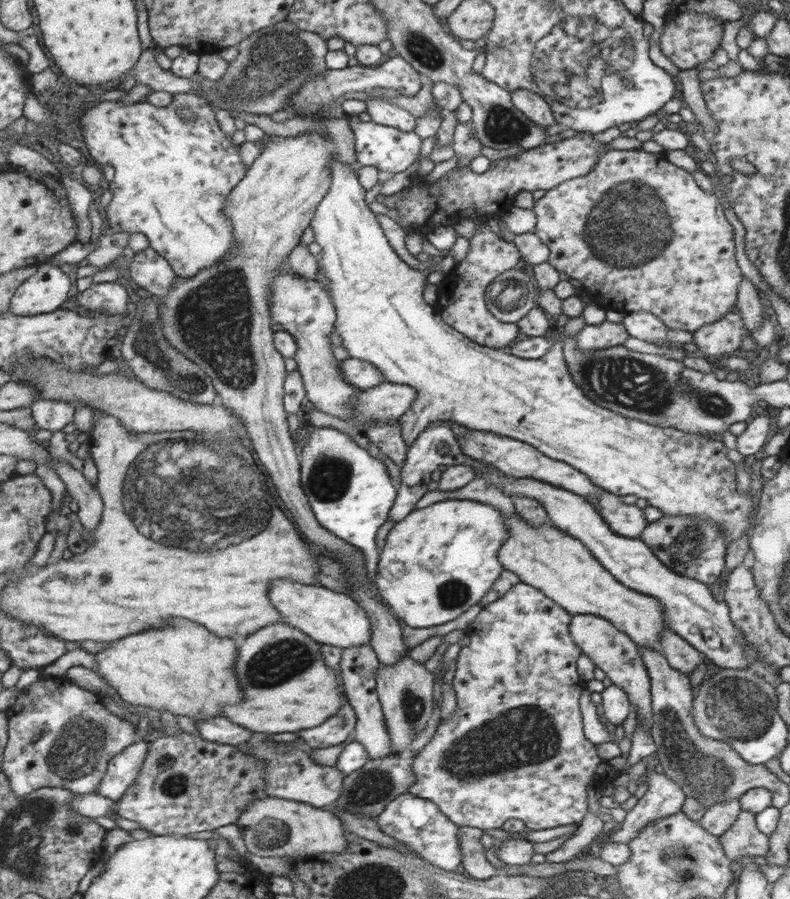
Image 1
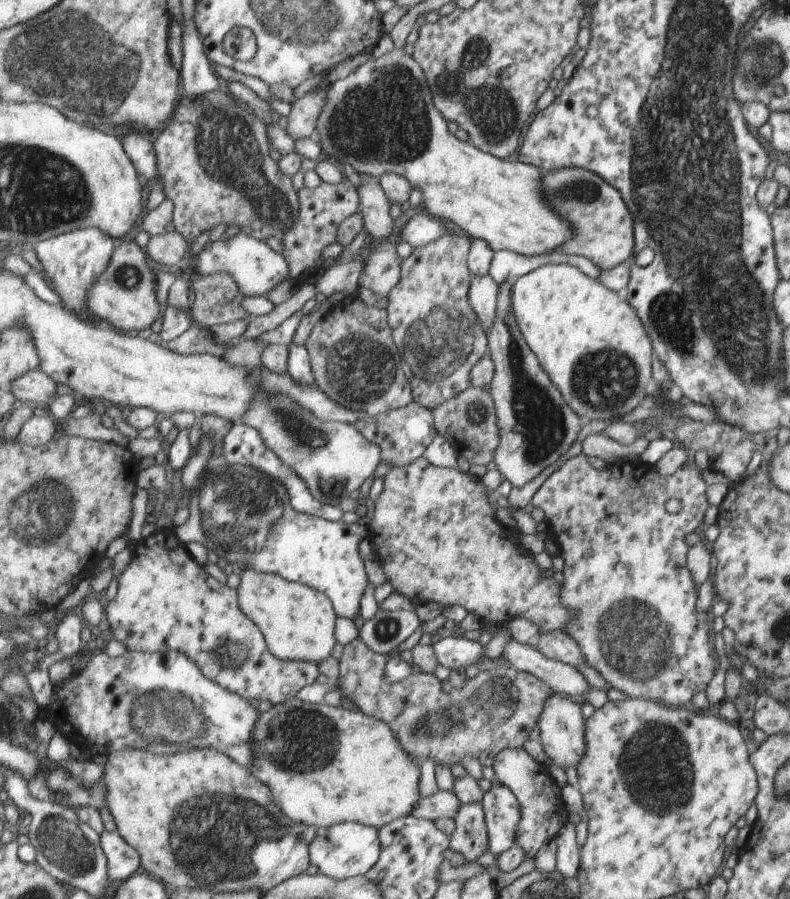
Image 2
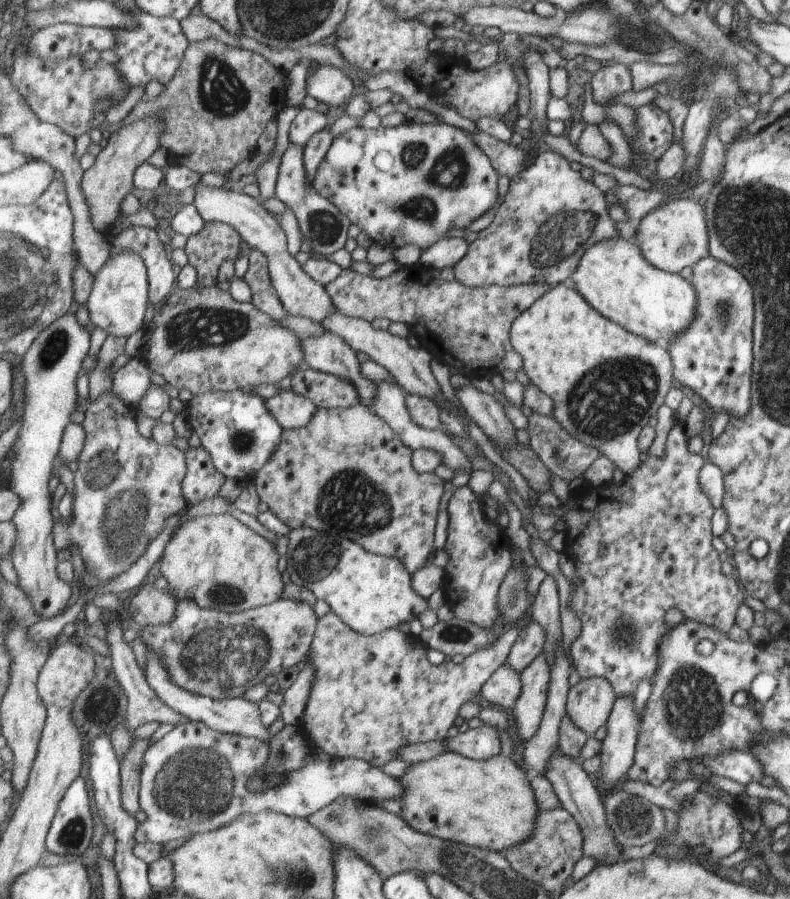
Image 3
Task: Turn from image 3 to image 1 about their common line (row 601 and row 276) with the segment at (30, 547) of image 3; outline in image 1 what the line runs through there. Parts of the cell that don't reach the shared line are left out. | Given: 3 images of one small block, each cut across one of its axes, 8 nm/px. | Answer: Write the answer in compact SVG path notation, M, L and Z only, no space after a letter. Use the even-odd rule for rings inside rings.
M43 263L14 293L10 311L20 316L49 314L61 309L74 292L74 277L60 266Z

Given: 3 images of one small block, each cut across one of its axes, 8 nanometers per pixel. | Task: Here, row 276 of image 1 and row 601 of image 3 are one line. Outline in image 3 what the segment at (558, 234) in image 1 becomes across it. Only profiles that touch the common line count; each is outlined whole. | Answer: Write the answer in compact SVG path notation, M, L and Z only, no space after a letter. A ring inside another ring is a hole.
M680 422L673 425L670 431L667 433L664 443L663 454L661 456L647 456L644 461L637 467L636 471L633 471L630 475L625 476L623 481L618 486L614 484L597 485L591 487L585 492L581 492L577 496L569 496L568 506L561 504L564 508L565 514L559 518L566 522L563 553L569 557L575 568L580 583L576 589L571 591L569 596L570 608L575 609L577 618L581 621L582 627L580 635L571 643L568 656L572 663L573 671L577 672L580 679L587 677L601 677L609 681L613 690L620 696L635 696L637 687L645 681L652 682L654 679L654 673L659 668L659 654L660 654L660 640L671 630L670 627L663 622L663 614L669 608L678 608L683 614L683 619L691 619L707 626L719 629L724 633L733 626L733 620L735 620L735 610L737 606L743 602L743 594L741 594L741 588L739 584L735 582L733 578L725 578L722 572L719 572L719 556L715 552L715 548L711 546L711 514L713 514L713 508L707 500L707 496L701 492L699 488L699 482L697 482L697 472L699 468L703 466L703 460L699 458L698 454L691 454L687 450L687 438L685 438L685 432L683 432L683 425ZM605 546L604 554L599 554L599 548Z

